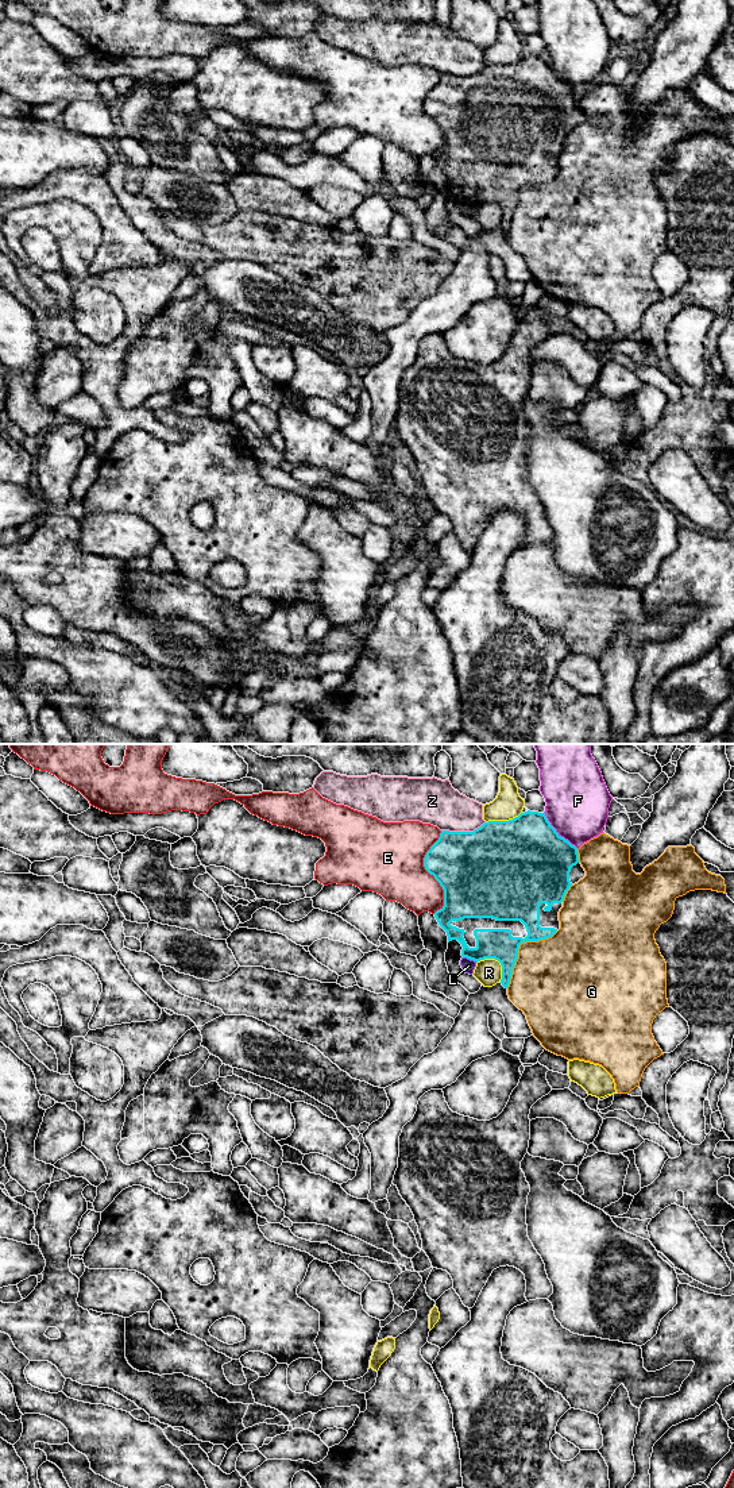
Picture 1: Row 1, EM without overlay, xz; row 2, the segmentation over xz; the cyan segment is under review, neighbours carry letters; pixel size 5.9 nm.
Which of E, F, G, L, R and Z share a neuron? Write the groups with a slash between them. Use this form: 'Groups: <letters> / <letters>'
Groups: E / F / G / L / R / Z

